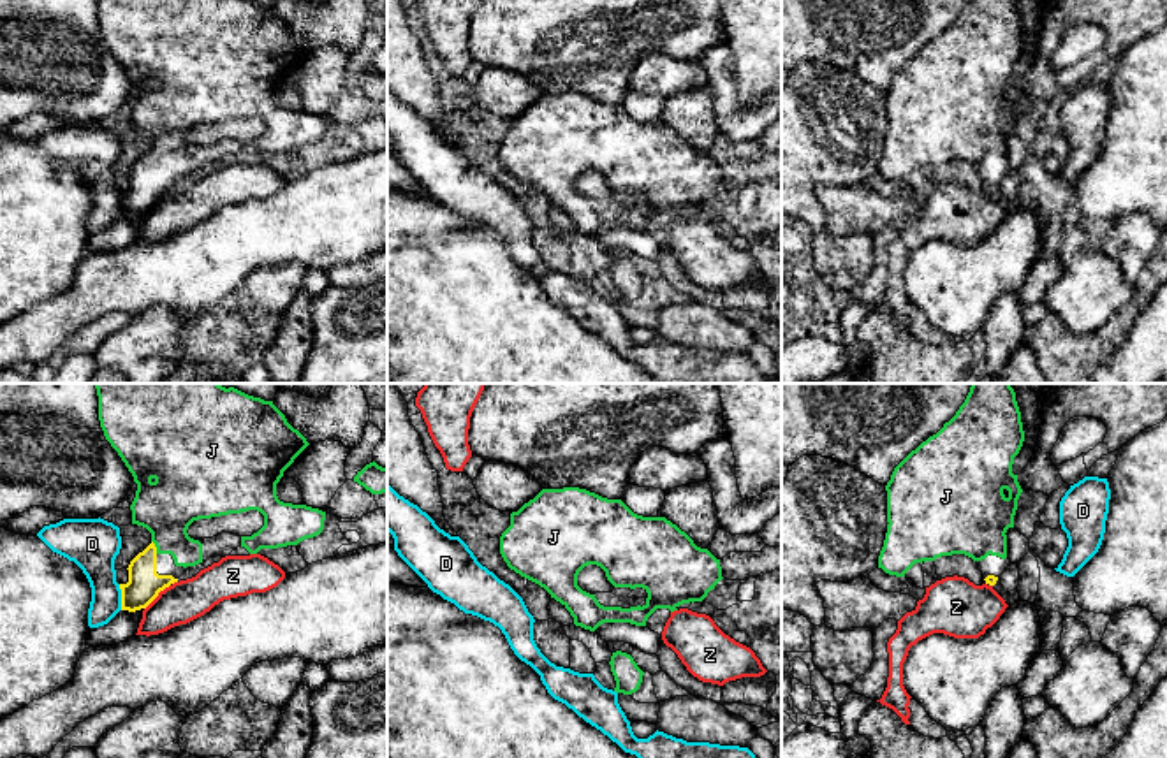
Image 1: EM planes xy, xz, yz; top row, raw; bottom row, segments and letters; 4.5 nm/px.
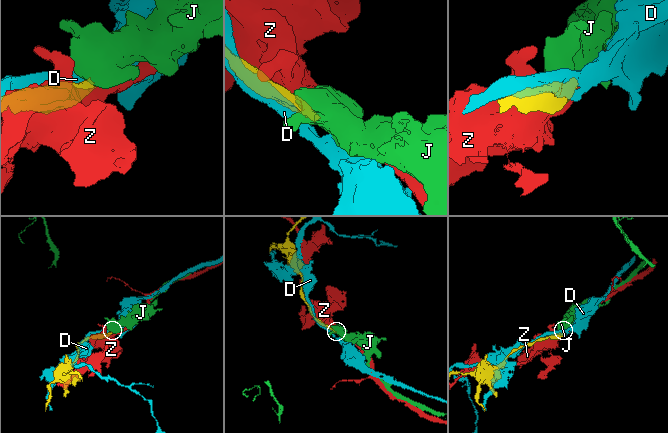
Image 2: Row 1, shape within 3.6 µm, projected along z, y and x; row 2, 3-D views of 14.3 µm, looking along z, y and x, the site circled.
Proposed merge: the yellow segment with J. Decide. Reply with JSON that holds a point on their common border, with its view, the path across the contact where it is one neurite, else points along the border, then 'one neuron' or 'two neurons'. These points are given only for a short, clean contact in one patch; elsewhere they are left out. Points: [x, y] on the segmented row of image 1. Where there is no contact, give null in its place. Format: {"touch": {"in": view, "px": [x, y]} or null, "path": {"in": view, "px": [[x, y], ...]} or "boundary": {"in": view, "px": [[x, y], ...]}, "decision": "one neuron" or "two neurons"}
{"touch": {"in": "xy", "px": [155, 547]}, "path": {"in": "xy", "px": [[143, 586], [143, 565], [155, 547], [166, 537], [166, 507]]}, "decision": "one neuron"}

